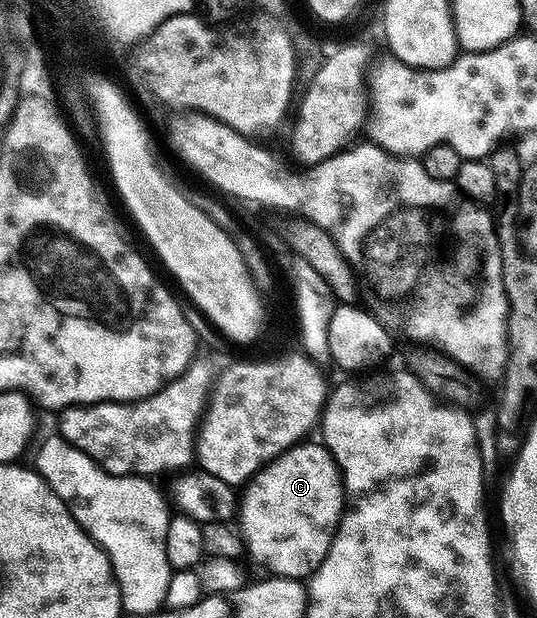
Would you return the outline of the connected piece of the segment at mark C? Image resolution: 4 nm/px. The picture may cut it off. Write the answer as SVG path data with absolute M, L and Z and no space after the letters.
M302 441L296 443L291 449L287 449L281 455L277 455L269 463L265 464L248 483L244 484L243 490L239 495L239 520L241 519L241 527L239 526L239 534L243 540L244 550L249 550L249 555L261 567L266 567L266 572L272 573L274 576L282 579L300 579L313 574L317 567L323 561L323 557L327 557L327 549L333 540L333 534L337 531L337 526L341 523L341 512L345 510L347 496L345 493L345 485L341 482L341 471L337 467L337 462L333 460L333 454L325 448L324 442L309 443L310 441Z

